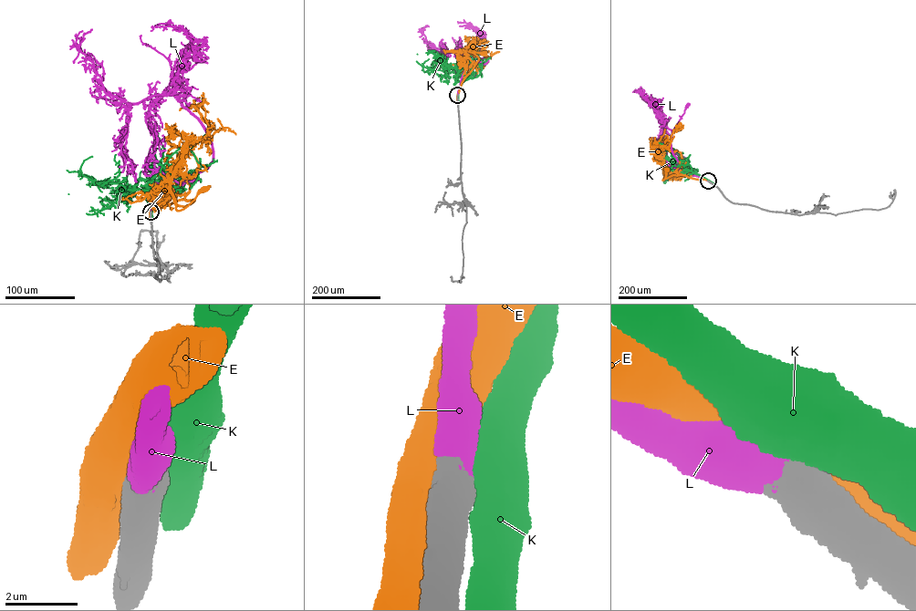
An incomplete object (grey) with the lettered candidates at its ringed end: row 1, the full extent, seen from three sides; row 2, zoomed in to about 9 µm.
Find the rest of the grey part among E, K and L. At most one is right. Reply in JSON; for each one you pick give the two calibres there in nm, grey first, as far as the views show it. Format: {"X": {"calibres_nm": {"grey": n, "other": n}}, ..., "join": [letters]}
{"L": {"calibres_nm": {"grey": 850, "other": 700}}, "join": ["L"]}

